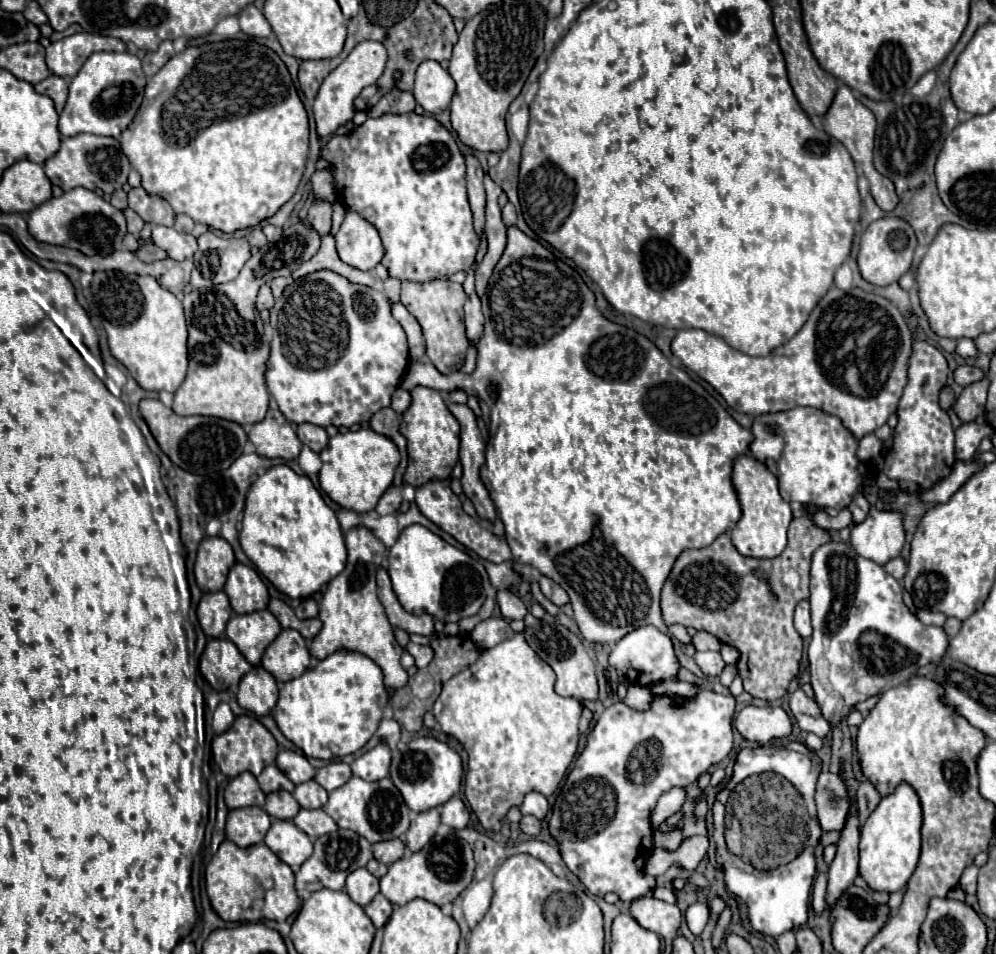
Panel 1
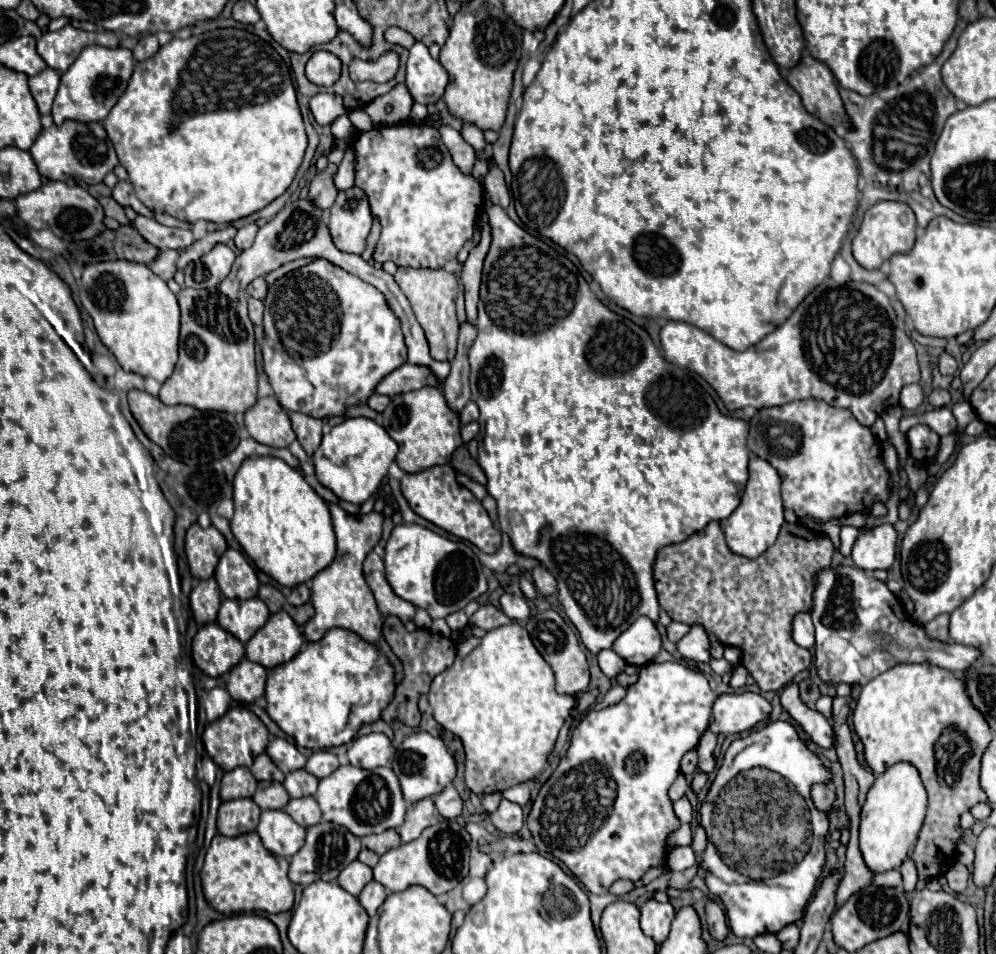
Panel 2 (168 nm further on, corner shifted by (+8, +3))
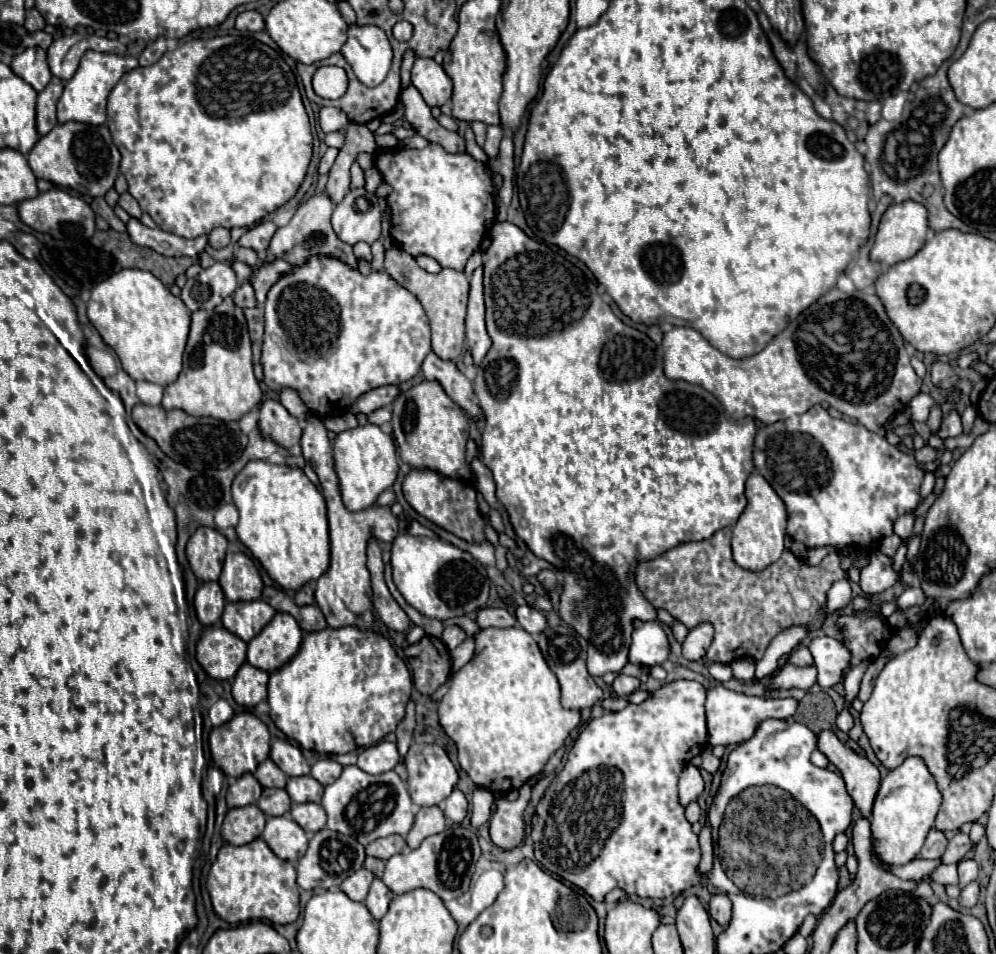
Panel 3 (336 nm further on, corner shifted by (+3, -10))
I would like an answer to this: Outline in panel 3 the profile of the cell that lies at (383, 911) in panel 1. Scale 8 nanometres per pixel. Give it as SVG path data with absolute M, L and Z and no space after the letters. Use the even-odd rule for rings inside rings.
M375 879L371 883L371 889L367 893L367 899L365 899L365 905L369 909L369 913L379 921L385 913L387 913L387 907L393 899L393 893L385 887L385 883L381 879Z

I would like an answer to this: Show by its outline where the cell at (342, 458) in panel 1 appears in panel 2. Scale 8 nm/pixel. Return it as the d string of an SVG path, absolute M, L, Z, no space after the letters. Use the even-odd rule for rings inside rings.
M350 418L334 426L322 438L320 448L312 454L312 462L316 468L316 478L322 486L330 488L340 500L360 506L376 492L382 478L388 474L396 452L398 444L380 424L370 418Z

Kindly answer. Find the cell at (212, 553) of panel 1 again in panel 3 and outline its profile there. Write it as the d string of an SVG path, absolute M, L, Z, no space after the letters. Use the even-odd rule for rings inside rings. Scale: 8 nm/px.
M197 527L187 541L187 559L199 581L217 581L227 555L227 539L211 527Z

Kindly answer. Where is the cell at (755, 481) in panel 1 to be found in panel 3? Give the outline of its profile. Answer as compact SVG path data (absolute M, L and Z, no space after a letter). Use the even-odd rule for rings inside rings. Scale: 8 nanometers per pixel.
M753 471L749 479L745 481L745 497L747 497L747 507L737 519L737 525L733 527L733 537L731 537L733 561L747 571L763 571L765 567L775 563L785 549L787 511L781 497L757 471Z

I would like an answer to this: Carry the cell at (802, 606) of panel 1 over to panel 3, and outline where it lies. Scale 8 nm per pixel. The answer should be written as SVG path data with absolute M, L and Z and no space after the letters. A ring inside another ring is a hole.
M815 637L809 643L809 651L819 669L817 683L827 689L843 681L843 673L849 669L851 655L849 649L833 637Z

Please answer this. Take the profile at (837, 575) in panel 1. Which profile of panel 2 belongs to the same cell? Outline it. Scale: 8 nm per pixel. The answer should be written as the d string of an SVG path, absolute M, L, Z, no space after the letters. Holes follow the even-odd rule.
M838 564L836 568L828 566L816 572L810 616L816 628L814 666L820 680L832 686L868 684L880 674L880 670L874 668L872 658L882 666L900 664L906 660L910 664L928 662L952 672L964 672L980 656L980 652L972 646L928 638L926 630L906 616L898 598L888 590L886 582L846 564ZM906 648L910 658L904 658Z

